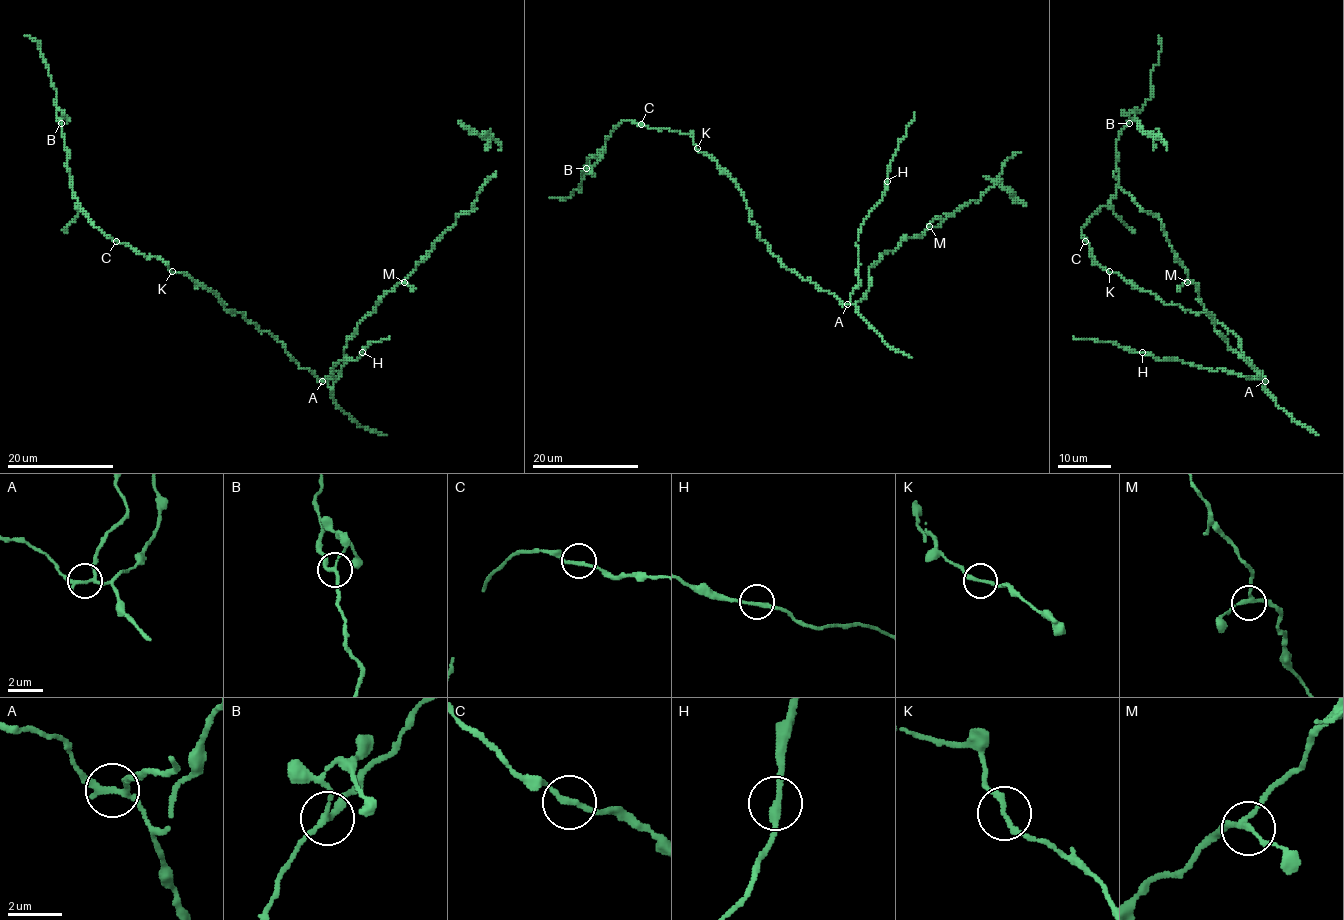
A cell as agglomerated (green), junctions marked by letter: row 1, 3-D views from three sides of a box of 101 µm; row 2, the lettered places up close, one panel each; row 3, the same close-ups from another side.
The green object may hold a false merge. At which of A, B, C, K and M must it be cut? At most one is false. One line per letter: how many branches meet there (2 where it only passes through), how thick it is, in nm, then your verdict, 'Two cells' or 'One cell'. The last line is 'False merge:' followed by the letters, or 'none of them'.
A: Branches: 3. Thickness 200 nm. Two cells
B: Branches: 3. Thickness 190 nm. One cell
C: Branches: 2. Thickness 190 nm. One cell
K: Branches: 2. Thickness 200 nm. One cell
M: Branches: 3. Thickness 200 nm. One cell
False merge: A

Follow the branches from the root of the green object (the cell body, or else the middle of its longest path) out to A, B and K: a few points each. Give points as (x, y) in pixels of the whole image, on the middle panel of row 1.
A: (784, 266), (847, 303)
B: (784, 266), (750, 221), (736, 182), (696, 148), (690, 134), (622, 121), (598, 154), (589, 156), (586, 168)
K: (784, 266), (760, 238), (758, 226), (750, 221), (747, 201), (736, 182), (696, 148)

